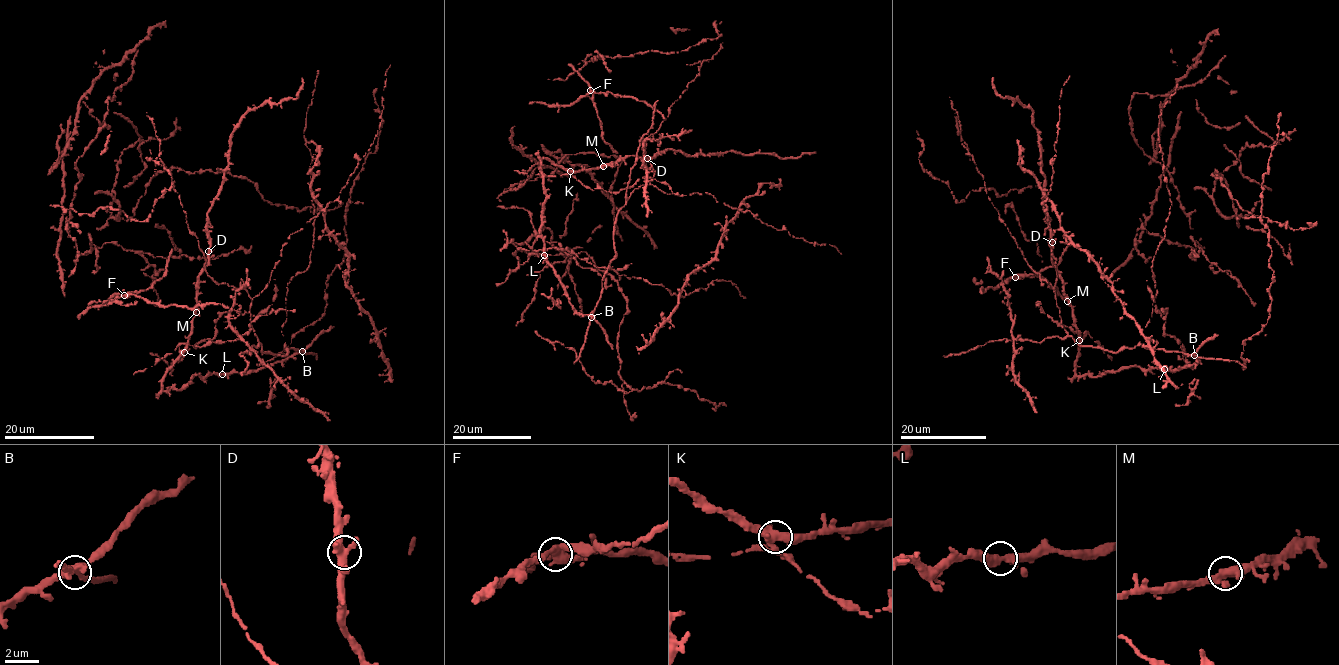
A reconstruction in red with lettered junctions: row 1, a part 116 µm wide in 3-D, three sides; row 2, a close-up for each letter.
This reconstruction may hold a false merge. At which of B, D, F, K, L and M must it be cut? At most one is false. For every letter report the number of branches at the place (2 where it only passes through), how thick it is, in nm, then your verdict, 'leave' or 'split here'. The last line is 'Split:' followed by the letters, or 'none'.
B: 4 | 380 nm | split here
D: 3 | 400 nm | leave
F: 4 | 360 nm | leave
K: 4 | 400 nm | leave
L: 3 | 360 nm | leave
M: 3 | 380 nm | leave
Split: B

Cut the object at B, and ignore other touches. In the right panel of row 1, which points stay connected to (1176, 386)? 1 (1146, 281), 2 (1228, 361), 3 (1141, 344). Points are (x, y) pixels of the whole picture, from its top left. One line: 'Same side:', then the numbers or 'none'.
Same side: 2, 3

